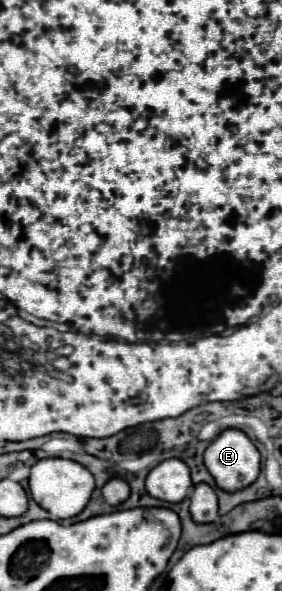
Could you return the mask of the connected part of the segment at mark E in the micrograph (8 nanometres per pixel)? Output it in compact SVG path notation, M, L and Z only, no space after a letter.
M224 429L204 451L204 465L216 479L216 485L224 491L238 491L256 481L260 473L260 453L250 437L240 429Z

